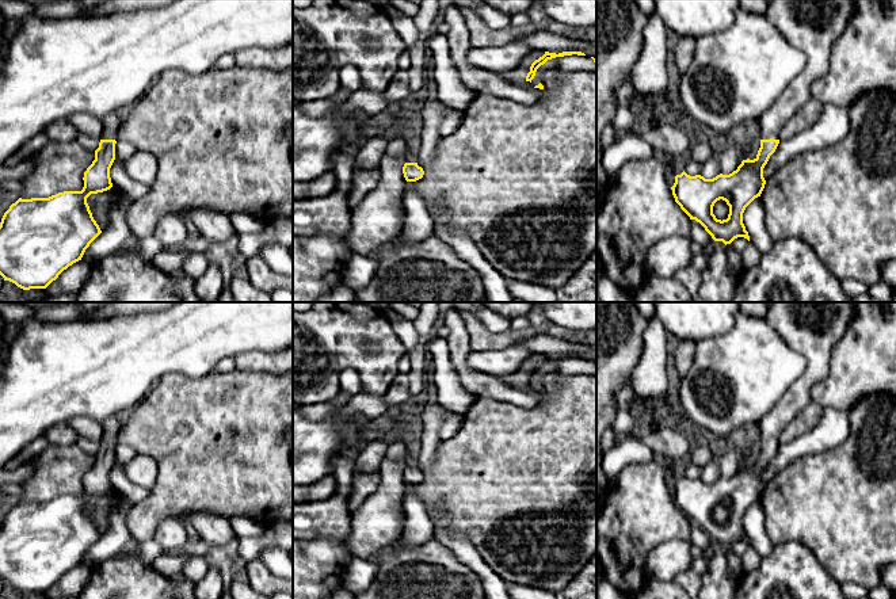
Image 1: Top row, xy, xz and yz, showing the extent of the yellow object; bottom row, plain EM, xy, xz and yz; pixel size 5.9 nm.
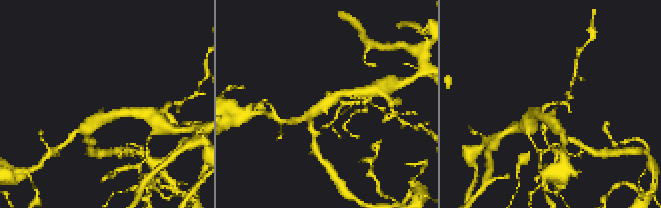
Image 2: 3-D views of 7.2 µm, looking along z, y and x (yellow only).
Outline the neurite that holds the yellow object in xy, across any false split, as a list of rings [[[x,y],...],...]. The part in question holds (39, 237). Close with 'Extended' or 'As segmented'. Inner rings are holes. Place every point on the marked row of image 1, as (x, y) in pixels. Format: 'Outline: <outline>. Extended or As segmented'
Outline: [[[108,114],[95,160],[84,172],[81,191],[64,191],[49,198],[19,198],[0,222],[0,275],[23,290],[46,289],[73,263],[81,260],[89,244],[102,233],[92,217],[87,198],[113,187],[110,168],[115,160],[118,129],[125,114]]]. Extended

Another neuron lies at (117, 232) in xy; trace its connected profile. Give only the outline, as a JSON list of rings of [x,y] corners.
[[[119,195],[118,201],[108,210],[108,224],[103,232],[89,244],[81,259],[95,263],[121,248],[133,236],[127,222],[126,211],[131,201]]]

